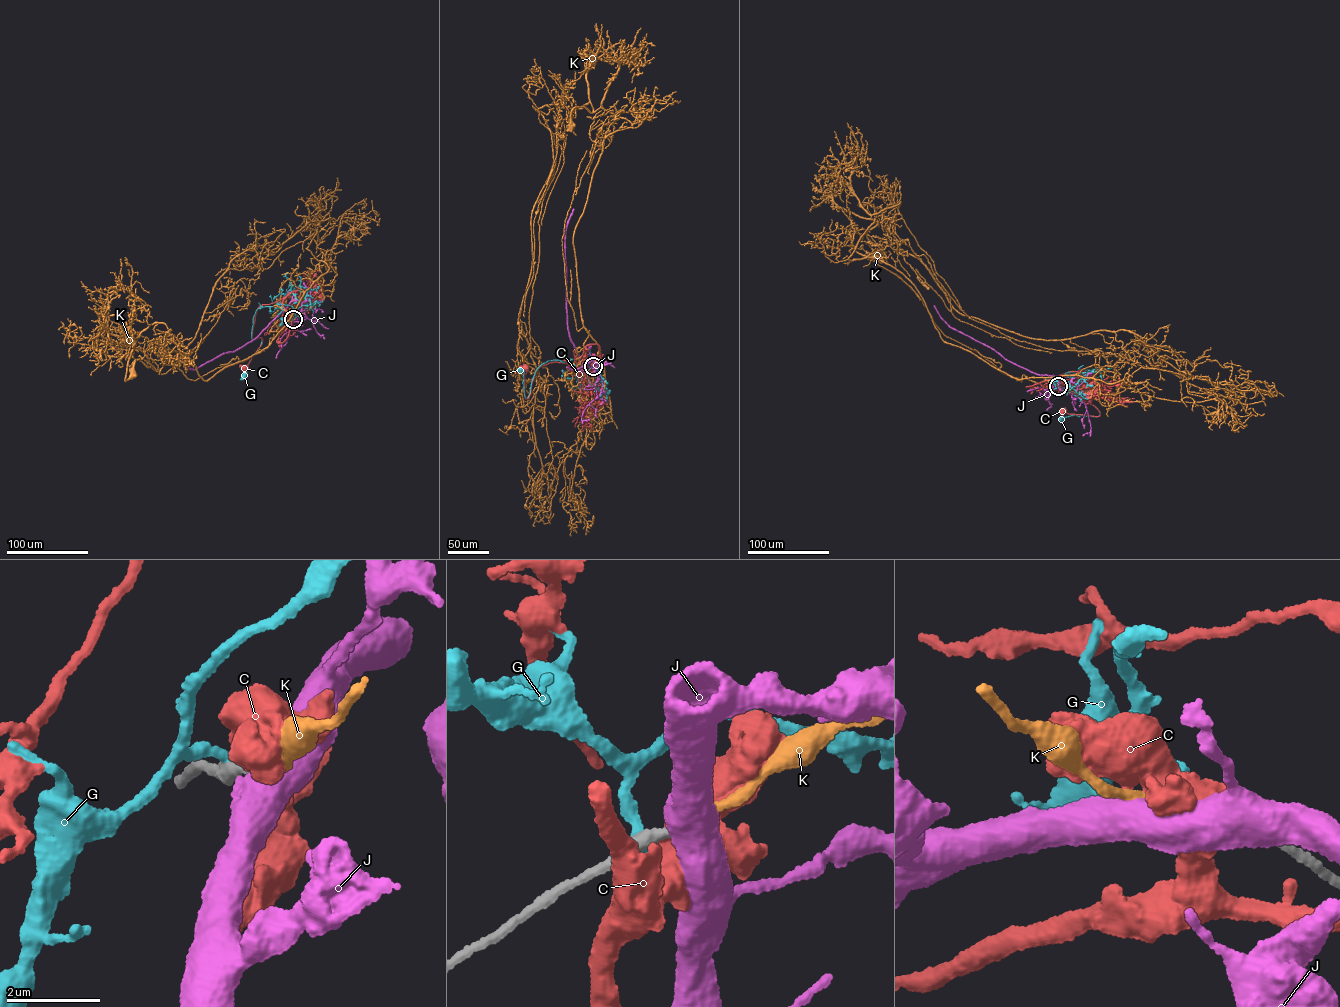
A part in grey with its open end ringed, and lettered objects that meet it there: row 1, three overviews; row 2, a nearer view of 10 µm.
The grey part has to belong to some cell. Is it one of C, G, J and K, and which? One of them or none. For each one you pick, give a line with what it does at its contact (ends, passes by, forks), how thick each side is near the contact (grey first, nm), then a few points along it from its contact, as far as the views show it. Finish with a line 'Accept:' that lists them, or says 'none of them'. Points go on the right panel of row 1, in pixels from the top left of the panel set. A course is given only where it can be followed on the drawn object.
K: it ends | 240/170 nm | via (1058, 386), (1011, 377), (943, 341), (903, 274), (875, 258), (848, 258), (875, 219), (854, 248), (872, 255)
Accept: K

